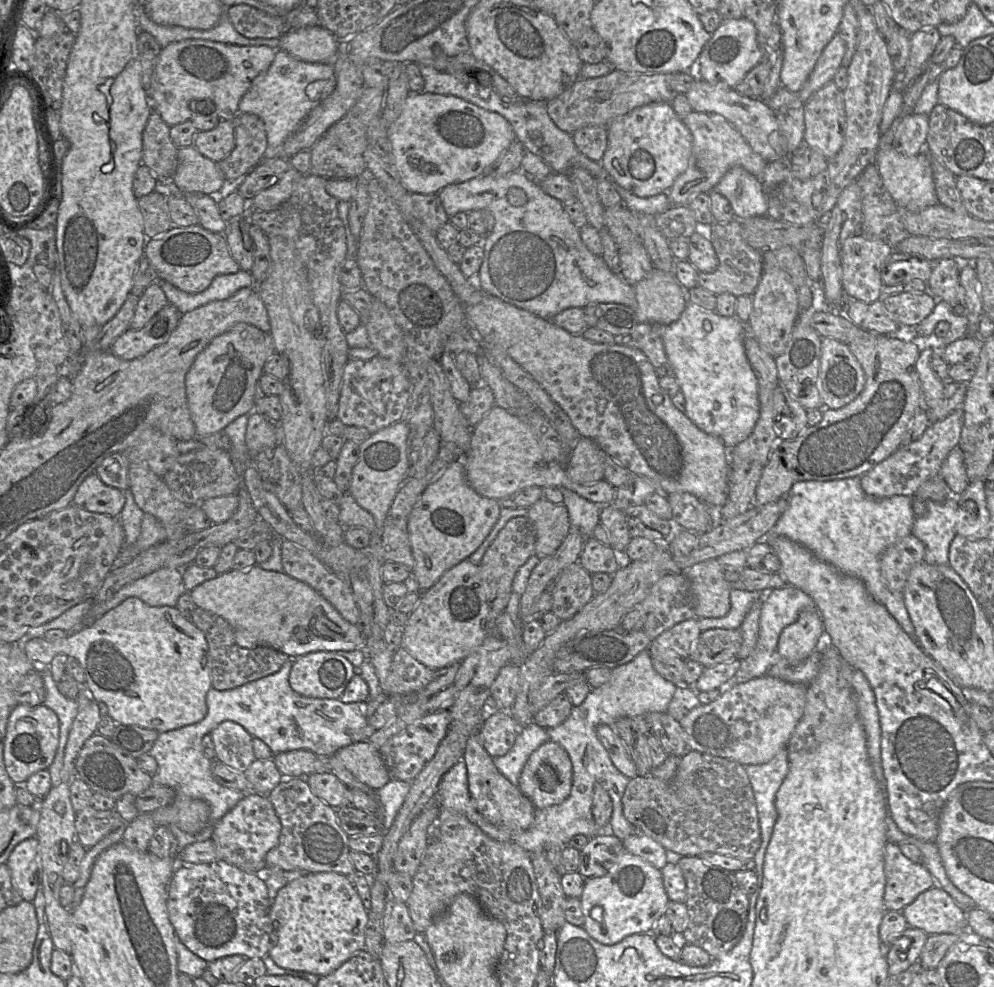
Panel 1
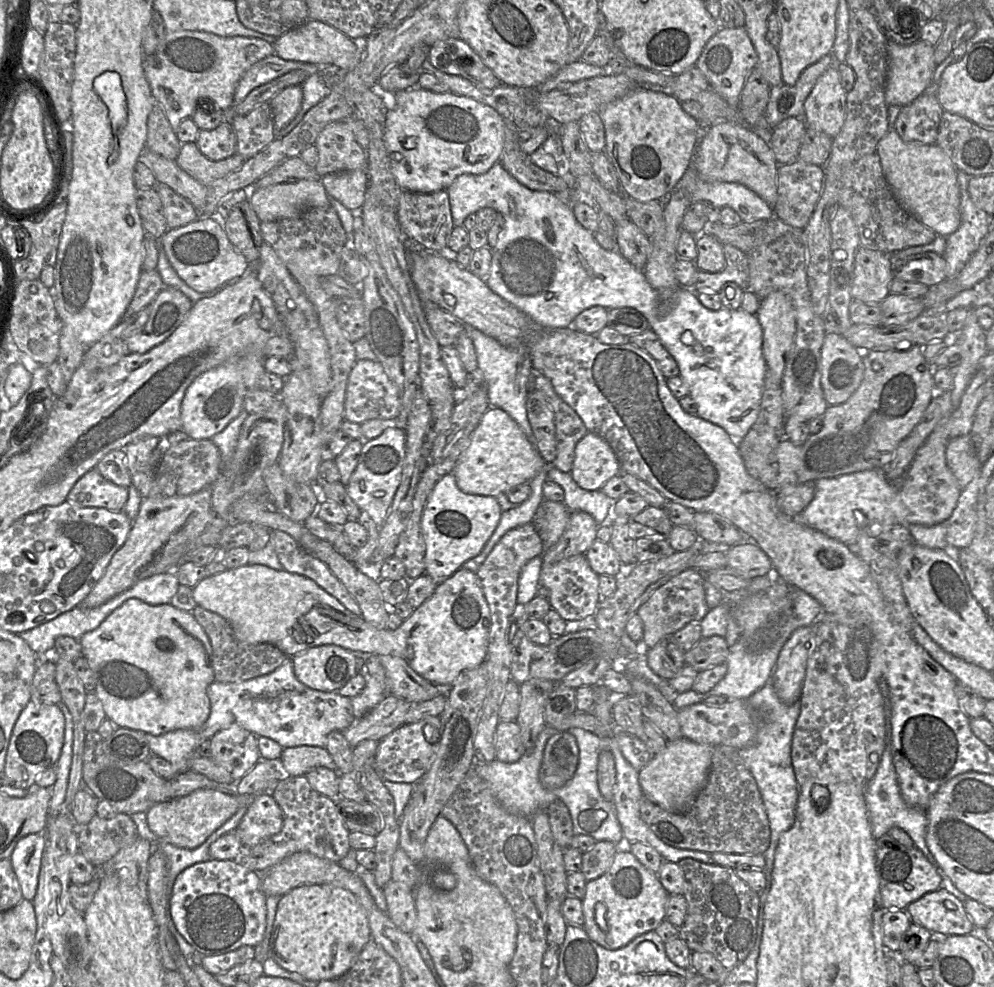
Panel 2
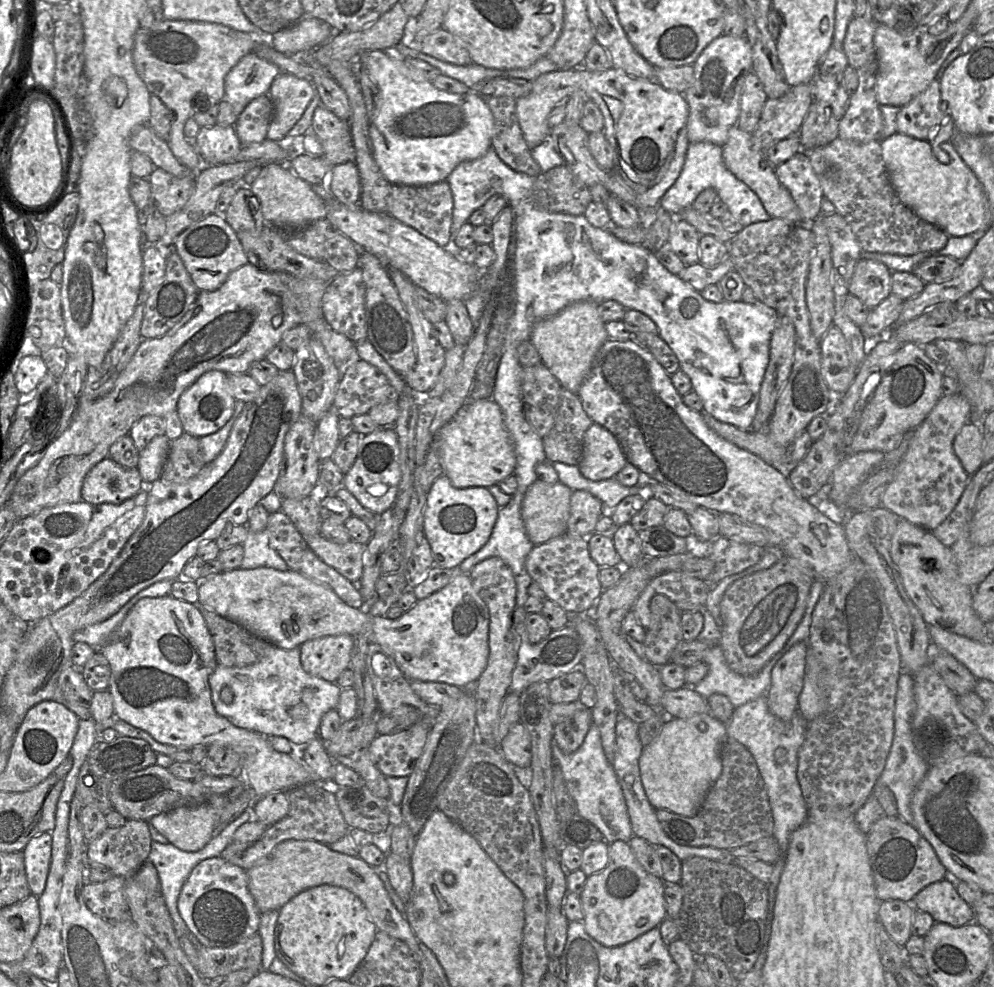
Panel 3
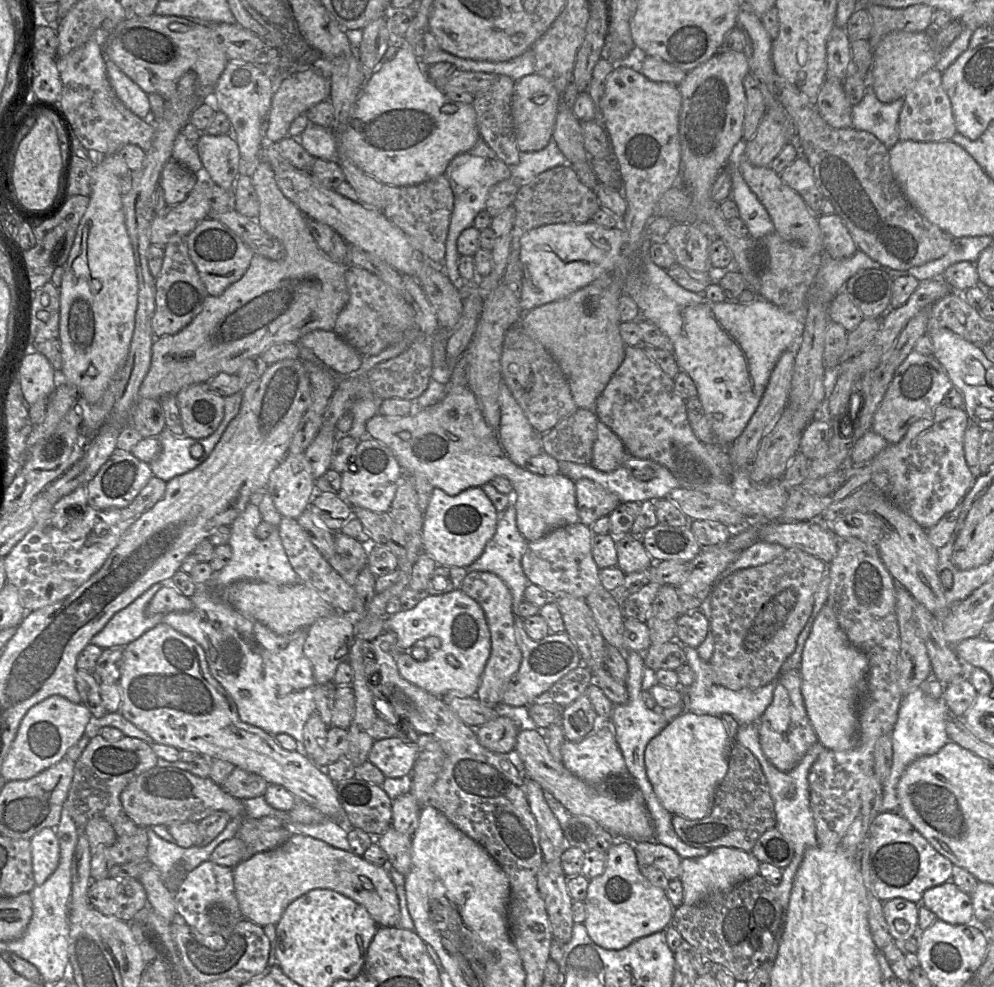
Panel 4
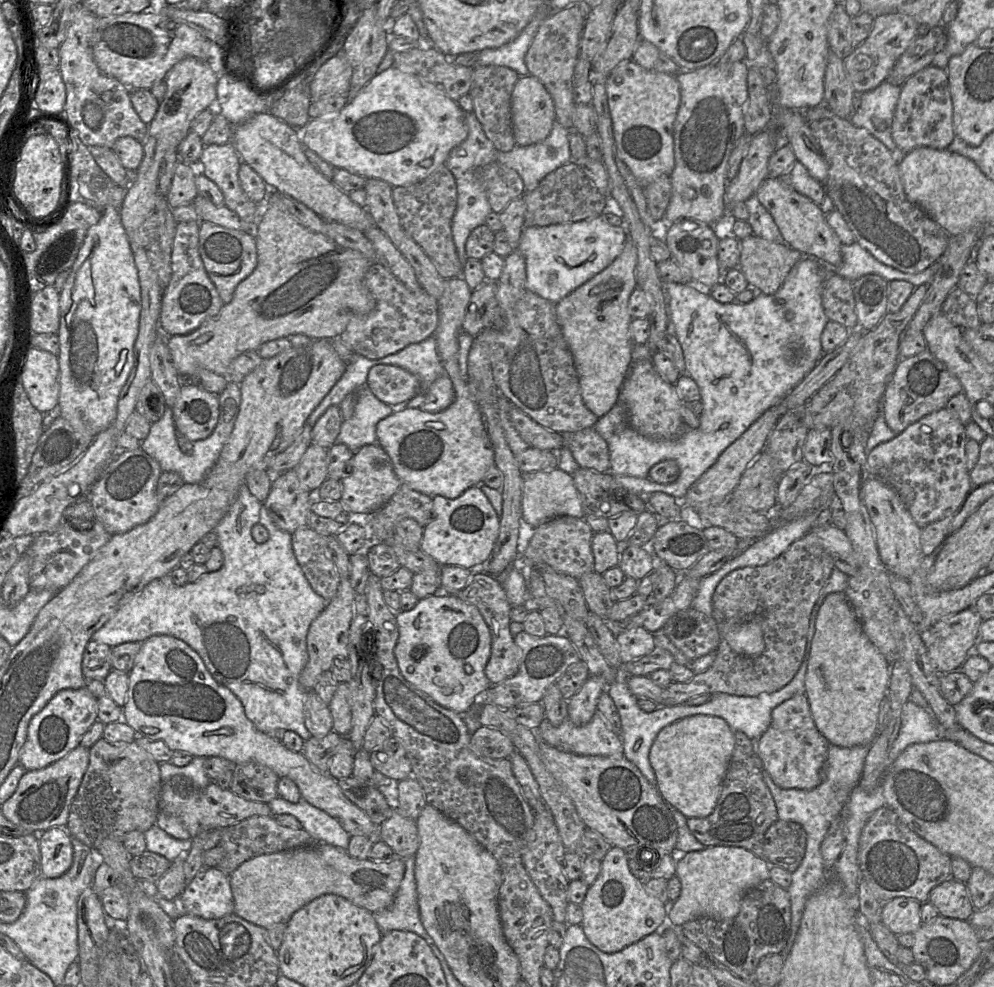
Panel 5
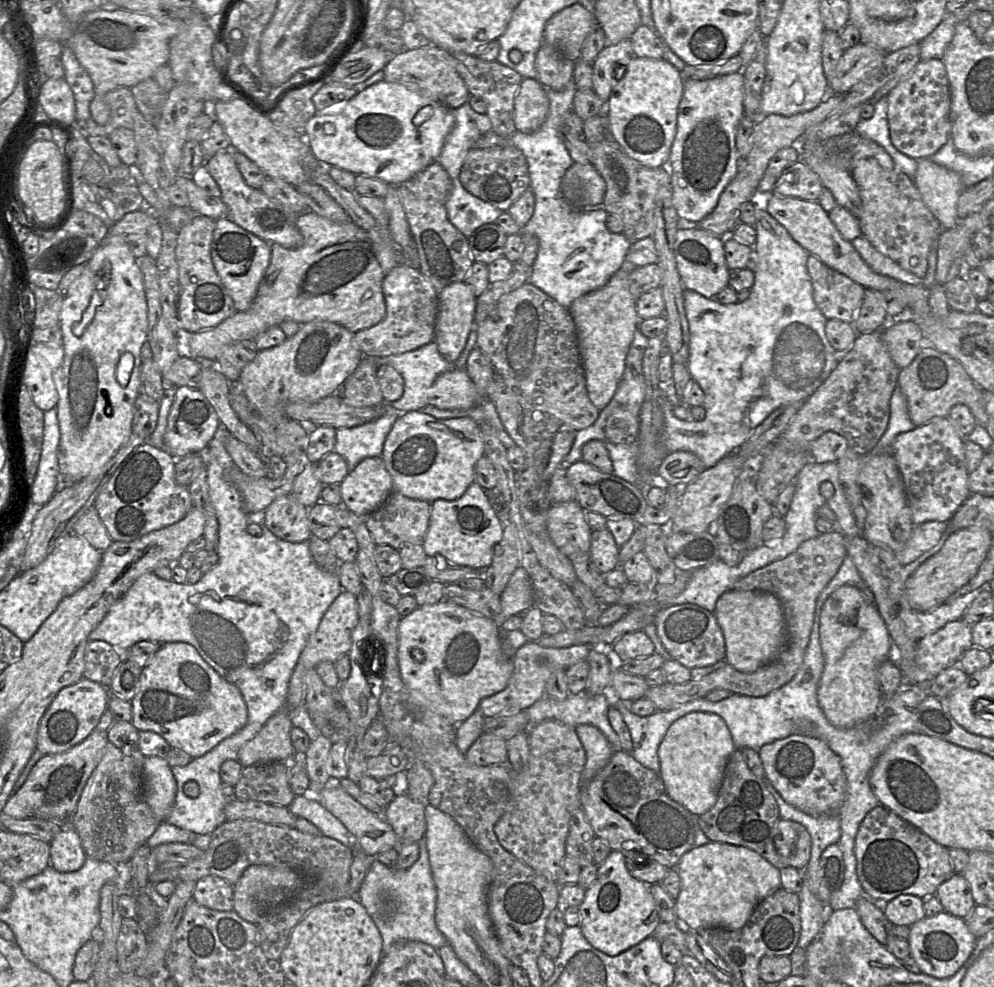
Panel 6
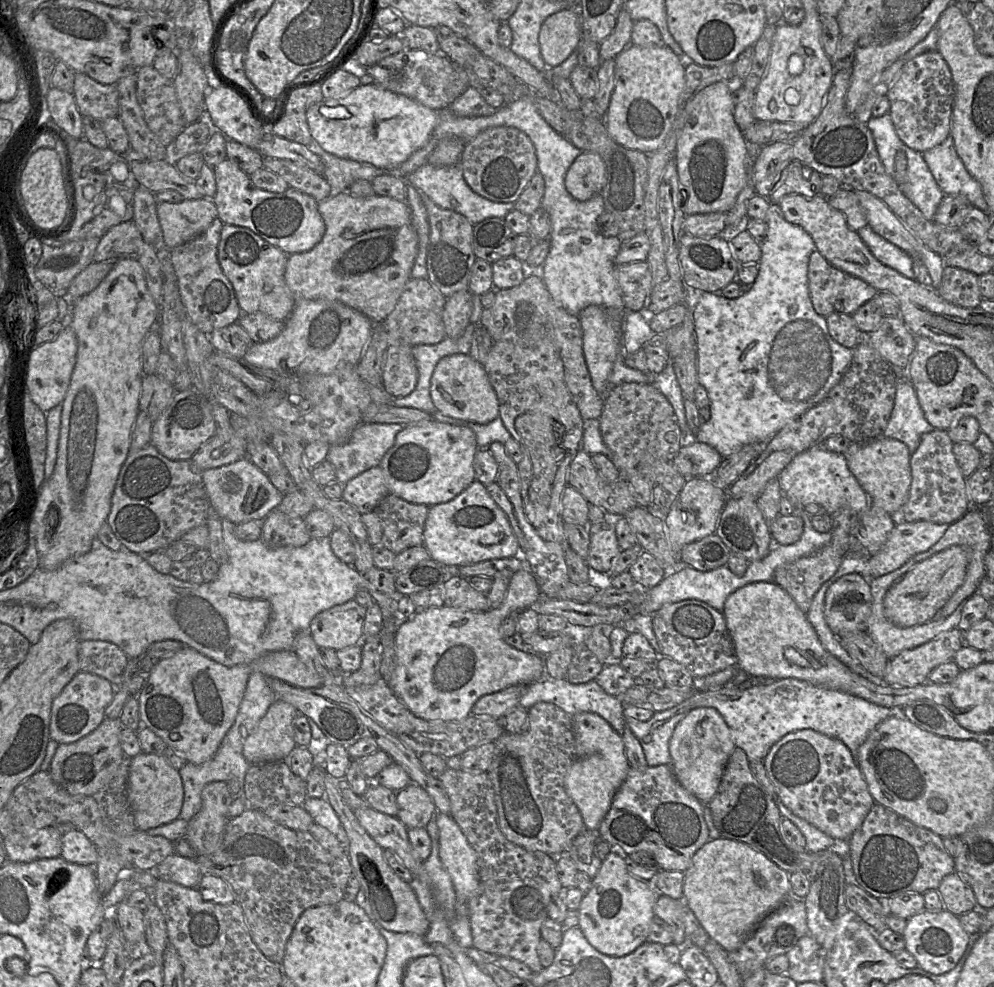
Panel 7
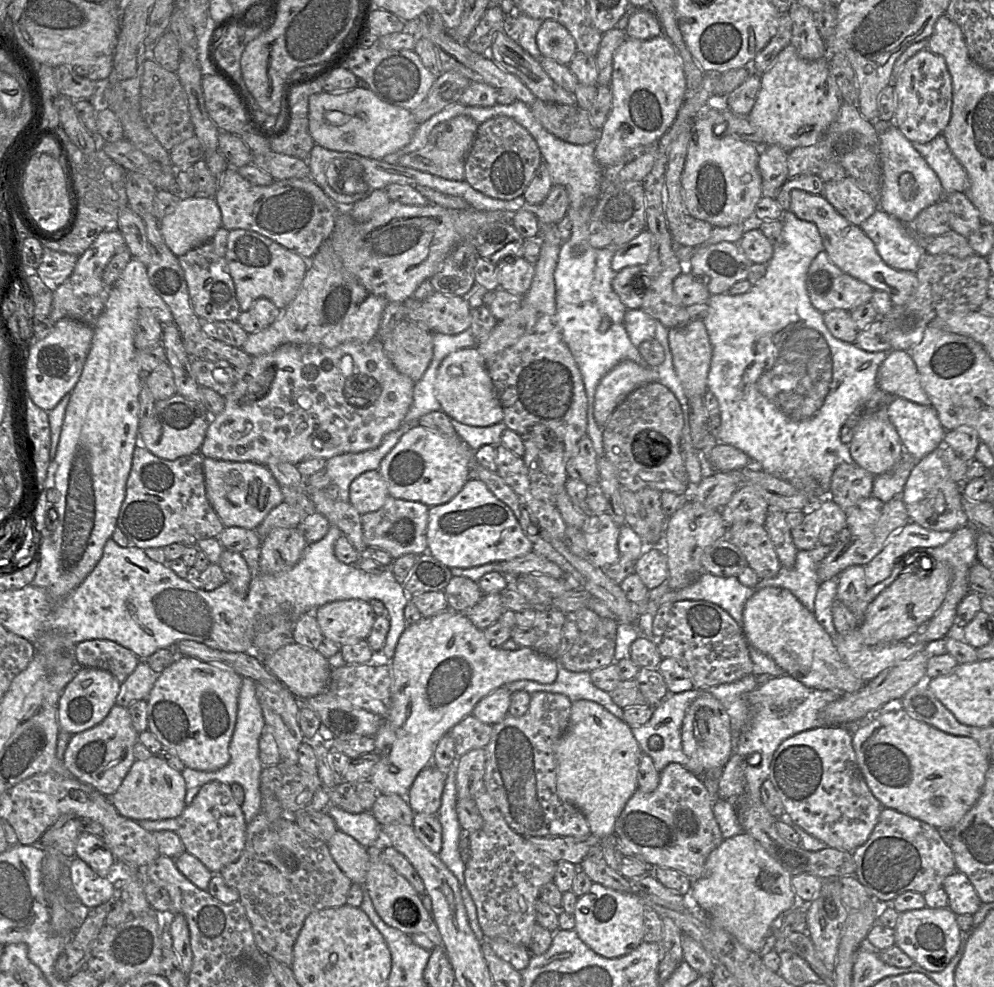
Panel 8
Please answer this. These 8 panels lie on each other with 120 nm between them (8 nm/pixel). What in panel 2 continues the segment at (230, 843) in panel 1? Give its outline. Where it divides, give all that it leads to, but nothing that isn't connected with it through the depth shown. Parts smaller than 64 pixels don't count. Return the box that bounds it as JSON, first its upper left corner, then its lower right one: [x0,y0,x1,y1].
[236,794,283,848]

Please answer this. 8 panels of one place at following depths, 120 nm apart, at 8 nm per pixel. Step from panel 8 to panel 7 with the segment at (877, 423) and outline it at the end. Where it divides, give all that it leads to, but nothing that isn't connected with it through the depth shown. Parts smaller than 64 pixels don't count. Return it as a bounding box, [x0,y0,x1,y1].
[844,436,911,517]

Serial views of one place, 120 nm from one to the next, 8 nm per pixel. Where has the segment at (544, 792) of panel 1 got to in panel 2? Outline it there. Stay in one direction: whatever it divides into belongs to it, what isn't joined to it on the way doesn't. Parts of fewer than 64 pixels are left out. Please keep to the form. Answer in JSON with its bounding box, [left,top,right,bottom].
[539,731,579,790]

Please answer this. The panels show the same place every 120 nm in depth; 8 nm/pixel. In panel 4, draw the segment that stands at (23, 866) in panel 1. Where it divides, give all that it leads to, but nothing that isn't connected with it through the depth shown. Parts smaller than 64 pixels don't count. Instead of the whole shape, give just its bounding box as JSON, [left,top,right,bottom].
[30,829,60,885]

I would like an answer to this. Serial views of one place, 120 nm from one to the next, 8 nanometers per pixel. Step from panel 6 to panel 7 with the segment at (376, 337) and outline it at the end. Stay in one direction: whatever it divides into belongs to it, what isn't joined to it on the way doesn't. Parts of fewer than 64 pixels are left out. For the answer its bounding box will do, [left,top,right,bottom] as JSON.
[382,278,447,346]

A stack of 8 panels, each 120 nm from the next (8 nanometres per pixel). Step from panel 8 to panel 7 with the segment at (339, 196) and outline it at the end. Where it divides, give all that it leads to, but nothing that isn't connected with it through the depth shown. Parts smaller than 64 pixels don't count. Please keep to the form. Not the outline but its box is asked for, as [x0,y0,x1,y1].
[310,140,514,225]

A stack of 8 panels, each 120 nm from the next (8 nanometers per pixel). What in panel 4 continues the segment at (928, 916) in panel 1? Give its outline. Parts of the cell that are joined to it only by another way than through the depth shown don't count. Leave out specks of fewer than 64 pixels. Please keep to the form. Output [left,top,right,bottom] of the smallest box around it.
[921,881,976,925]

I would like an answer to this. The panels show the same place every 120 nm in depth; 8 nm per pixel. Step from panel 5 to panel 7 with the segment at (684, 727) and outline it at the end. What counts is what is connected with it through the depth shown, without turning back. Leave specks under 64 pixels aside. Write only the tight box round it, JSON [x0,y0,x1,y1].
[669,708,735,805]

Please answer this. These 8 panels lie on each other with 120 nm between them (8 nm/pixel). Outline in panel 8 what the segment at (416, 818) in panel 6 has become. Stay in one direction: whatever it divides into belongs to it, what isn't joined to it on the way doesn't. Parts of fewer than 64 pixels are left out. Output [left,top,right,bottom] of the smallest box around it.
[405,764,446,814]

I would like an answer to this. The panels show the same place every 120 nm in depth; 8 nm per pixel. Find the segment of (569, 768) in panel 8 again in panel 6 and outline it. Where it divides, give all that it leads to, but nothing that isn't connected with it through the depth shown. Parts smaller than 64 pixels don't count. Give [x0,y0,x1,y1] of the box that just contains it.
[575,725,615,789]

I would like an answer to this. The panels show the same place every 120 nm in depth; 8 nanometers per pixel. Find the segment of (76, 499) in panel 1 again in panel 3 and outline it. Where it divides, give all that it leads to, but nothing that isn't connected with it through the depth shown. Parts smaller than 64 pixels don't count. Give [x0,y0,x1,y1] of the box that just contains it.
[81,457,144,504]

